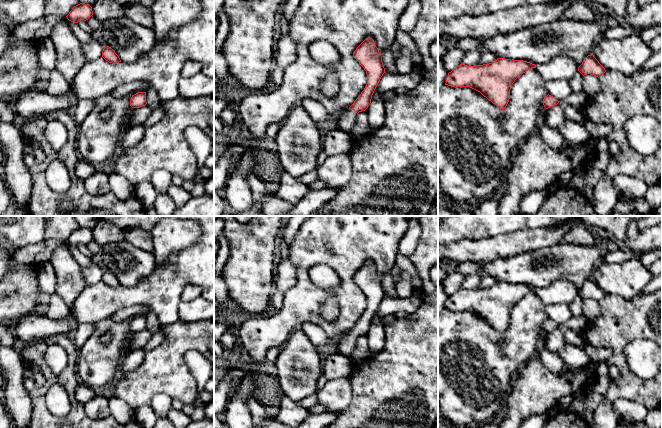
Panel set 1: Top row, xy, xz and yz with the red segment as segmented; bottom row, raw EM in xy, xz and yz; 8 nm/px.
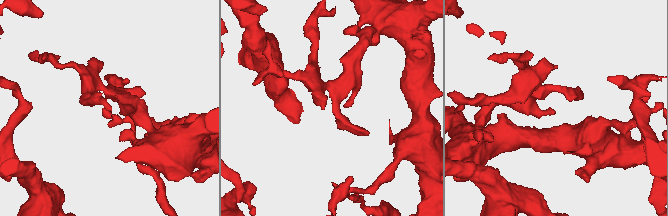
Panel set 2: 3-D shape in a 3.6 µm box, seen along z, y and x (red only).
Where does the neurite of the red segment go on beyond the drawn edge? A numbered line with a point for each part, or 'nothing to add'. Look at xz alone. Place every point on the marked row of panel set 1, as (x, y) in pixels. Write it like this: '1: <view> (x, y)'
1: xz (346, 122)

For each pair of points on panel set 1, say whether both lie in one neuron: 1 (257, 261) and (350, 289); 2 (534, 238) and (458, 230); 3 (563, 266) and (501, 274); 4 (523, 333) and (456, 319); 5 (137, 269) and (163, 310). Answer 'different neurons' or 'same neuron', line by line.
1: different neurons
2: different neurons
3: same neuron
4: same neuron
5: different neurons

